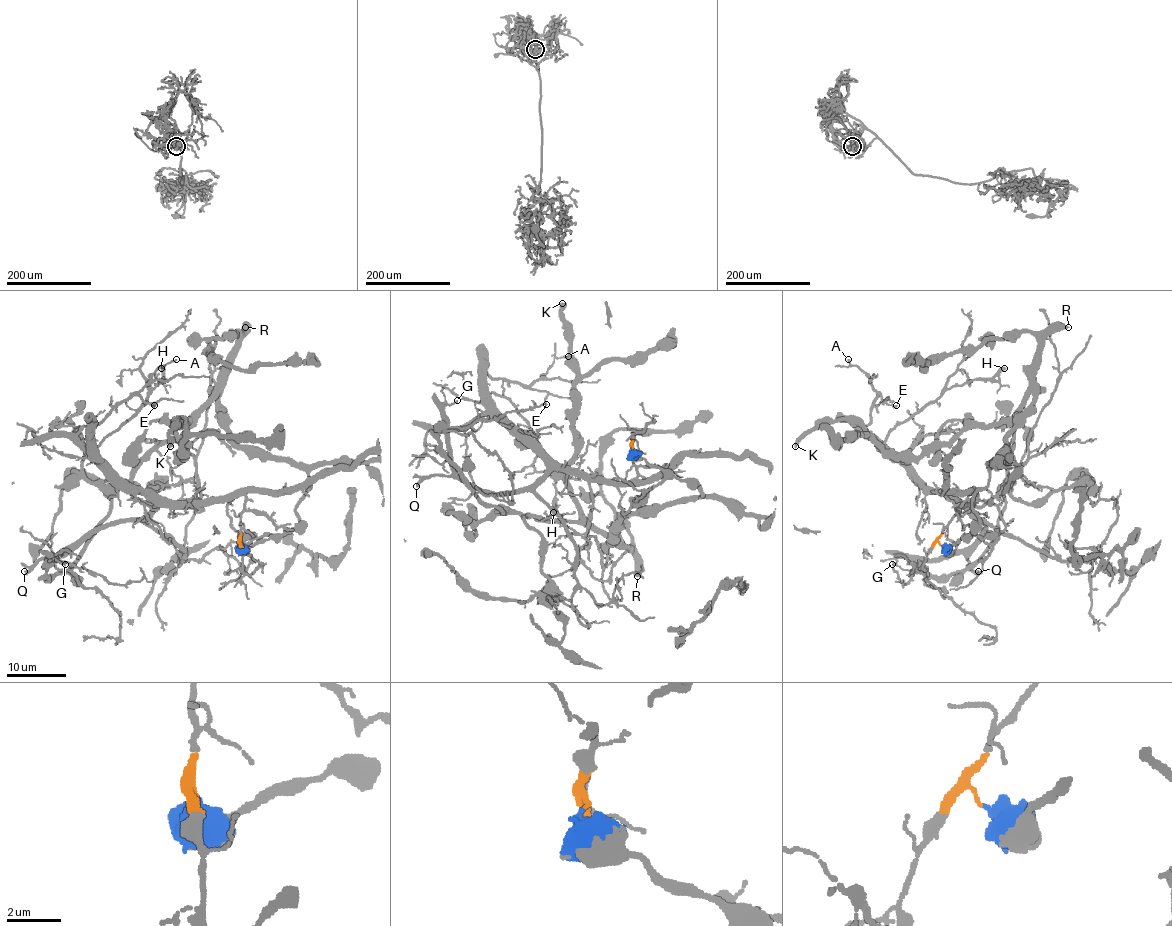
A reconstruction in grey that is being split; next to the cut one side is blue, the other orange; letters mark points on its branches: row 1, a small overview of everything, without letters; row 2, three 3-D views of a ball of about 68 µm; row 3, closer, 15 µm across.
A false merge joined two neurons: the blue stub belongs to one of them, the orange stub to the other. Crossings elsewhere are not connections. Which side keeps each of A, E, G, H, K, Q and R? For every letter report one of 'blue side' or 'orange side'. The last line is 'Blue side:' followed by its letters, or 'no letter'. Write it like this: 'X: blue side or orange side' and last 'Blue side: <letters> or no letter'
A: orange side
E: orange side
G: orange side
H: orange side
K: blue side
Q: orange side
R: blue side
Blue side: K, R

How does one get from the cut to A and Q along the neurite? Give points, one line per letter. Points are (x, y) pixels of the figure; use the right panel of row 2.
A: (939, 545), (942, 528), (973, 496), (951, 502), (932, 493), (886, 451), (865, 427), (877, 390), (847, 359)
Q: (939, 545), (942, 528), (972, 494), (962, 505), (984, 524), (968, 554), (968, 564), (978, 571)

